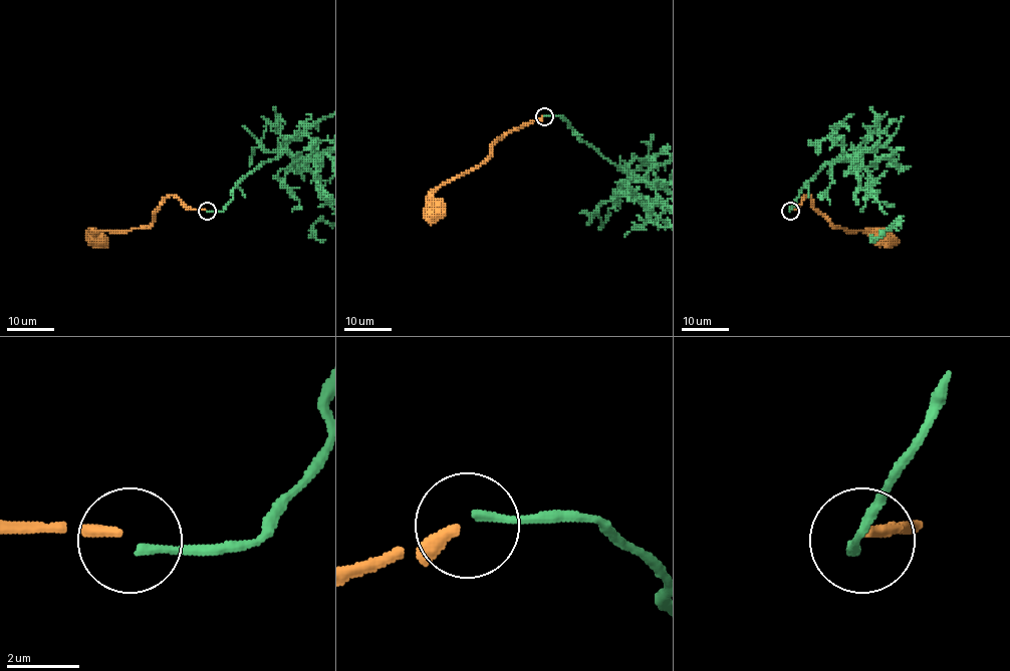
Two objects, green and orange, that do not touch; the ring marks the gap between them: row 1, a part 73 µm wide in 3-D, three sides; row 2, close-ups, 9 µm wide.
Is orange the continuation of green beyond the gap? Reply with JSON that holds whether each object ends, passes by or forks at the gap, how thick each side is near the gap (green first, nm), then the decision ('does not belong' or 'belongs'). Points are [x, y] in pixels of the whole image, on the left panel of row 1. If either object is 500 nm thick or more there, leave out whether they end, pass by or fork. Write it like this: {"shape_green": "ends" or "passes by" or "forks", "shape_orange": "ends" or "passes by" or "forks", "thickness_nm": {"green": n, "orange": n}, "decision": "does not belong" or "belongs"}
{"shape_green": "ends", "shape_orange": "ends", "thickness_nm": {"green": 240, "orange": 340}, "decision": "does not belong"}

